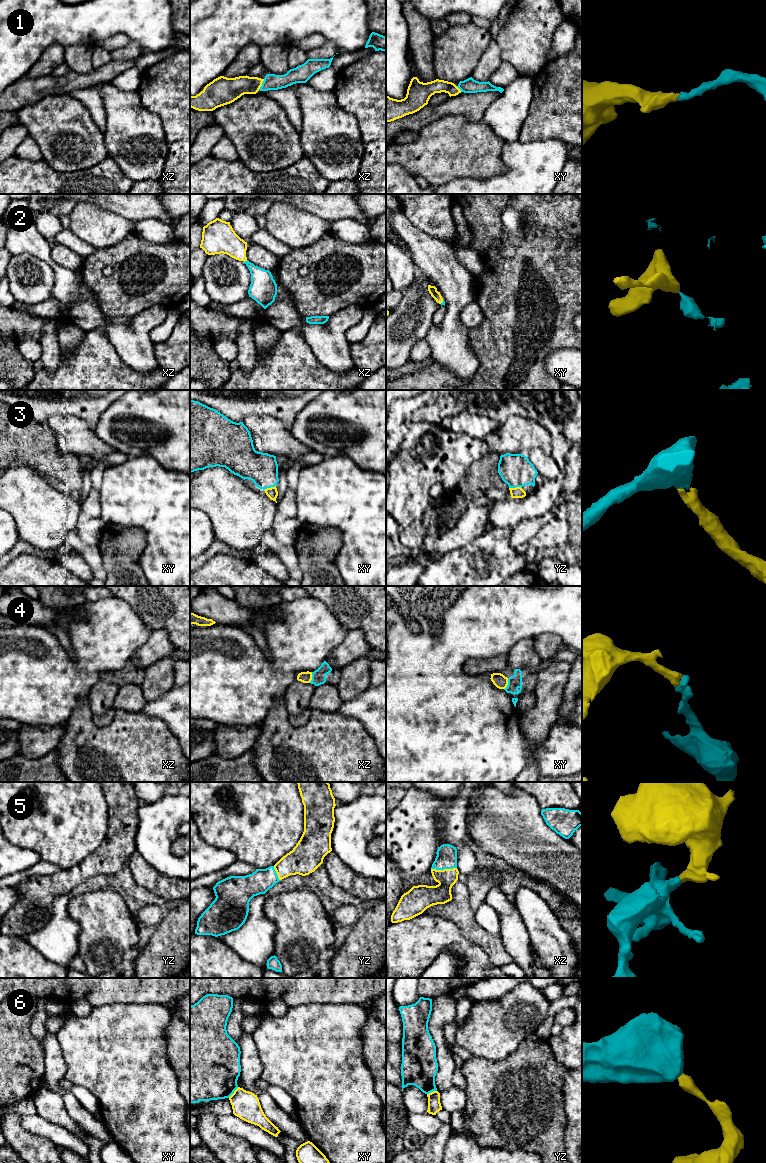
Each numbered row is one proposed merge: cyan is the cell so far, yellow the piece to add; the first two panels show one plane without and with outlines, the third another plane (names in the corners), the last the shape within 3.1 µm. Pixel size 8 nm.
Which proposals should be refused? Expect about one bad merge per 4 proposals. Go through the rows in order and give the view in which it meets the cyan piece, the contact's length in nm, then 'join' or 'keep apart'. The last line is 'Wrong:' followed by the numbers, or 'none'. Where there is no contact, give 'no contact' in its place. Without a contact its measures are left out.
1: contact in xz; length 100 nm; join
2: contact in xz; length 30 nm; join
3: contact in yz; length 100 nm; join
4: contact in xy; length 100 nm; join
5: contact in xz; length 200 nm; join
6: contact in xy; length 120 nm; keep apart
Wrong: 6

